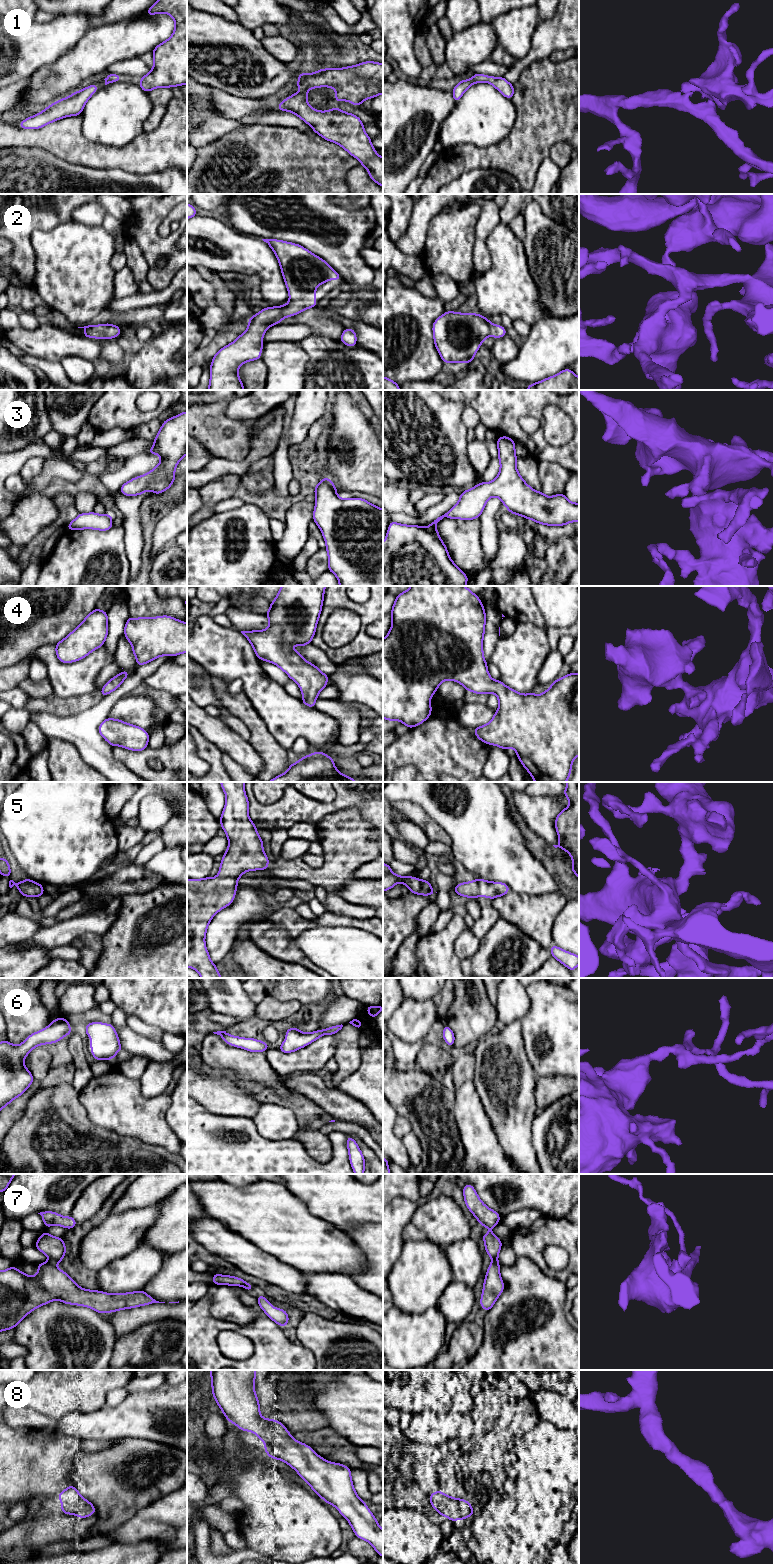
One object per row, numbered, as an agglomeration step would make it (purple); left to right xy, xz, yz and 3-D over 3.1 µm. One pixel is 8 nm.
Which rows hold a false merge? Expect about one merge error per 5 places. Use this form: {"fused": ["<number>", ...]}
{"fused": ["7"]}

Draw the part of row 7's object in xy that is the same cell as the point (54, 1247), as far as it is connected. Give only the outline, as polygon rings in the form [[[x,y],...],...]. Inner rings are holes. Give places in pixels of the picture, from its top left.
[[[44,1232],[38,1238],[35,1247],[49,1257],[49,1262],[56,1265],[66,1254],[66,1246],[62,1238]]]

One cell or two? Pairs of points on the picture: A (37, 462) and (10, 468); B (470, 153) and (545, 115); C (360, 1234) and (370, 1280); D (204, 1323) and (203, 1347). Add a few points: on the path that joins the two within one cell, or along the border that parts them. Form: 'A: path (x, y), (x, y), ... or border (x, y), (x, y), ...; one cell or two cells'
A: border (42, 457), (42, 470), (27, 482); two cells
B: path (489, 154), (506, 154), (526, 134); one cell
C: path (371, 1245), (372, 1269); one cell
D: path (203, 1329), (203, 1341); one cell

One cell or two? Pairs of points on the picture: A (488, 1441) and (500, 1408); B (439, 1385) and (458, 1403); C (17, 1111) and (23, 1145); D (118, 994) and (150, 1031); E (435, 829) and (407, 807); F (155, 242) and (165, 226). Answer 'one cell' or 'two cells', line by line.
A: one cell
B: one cell
C: two cells
D: two cells
E: one cell
F: two cells

